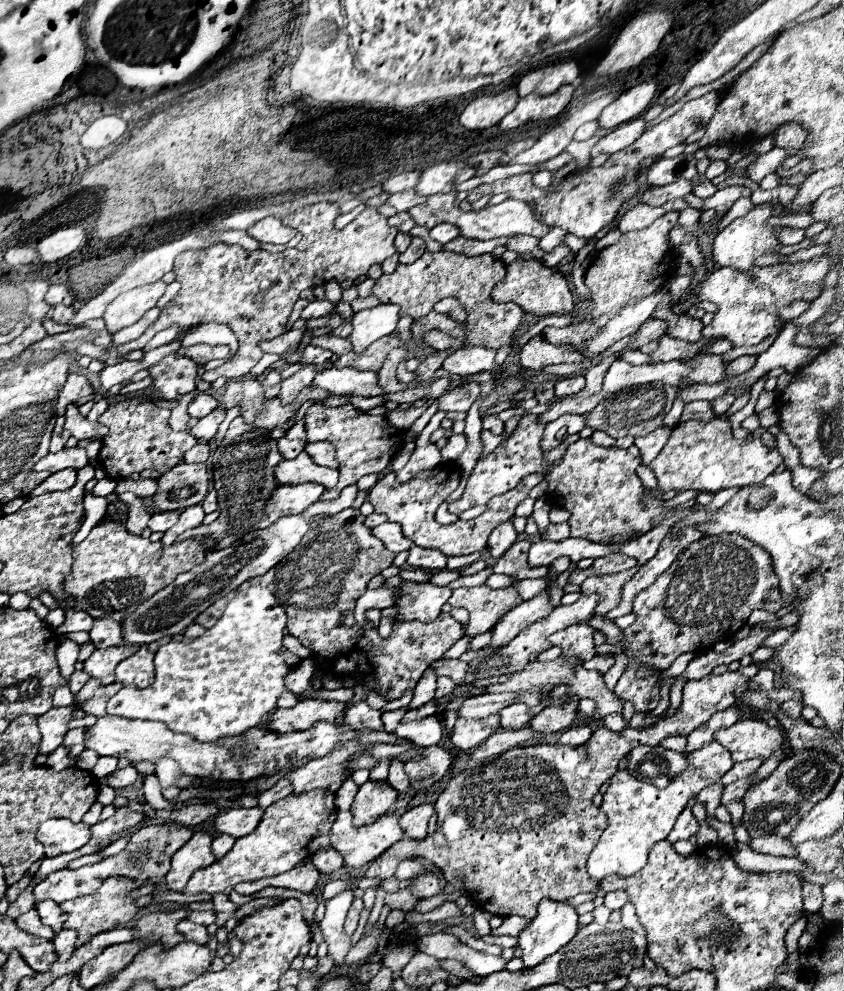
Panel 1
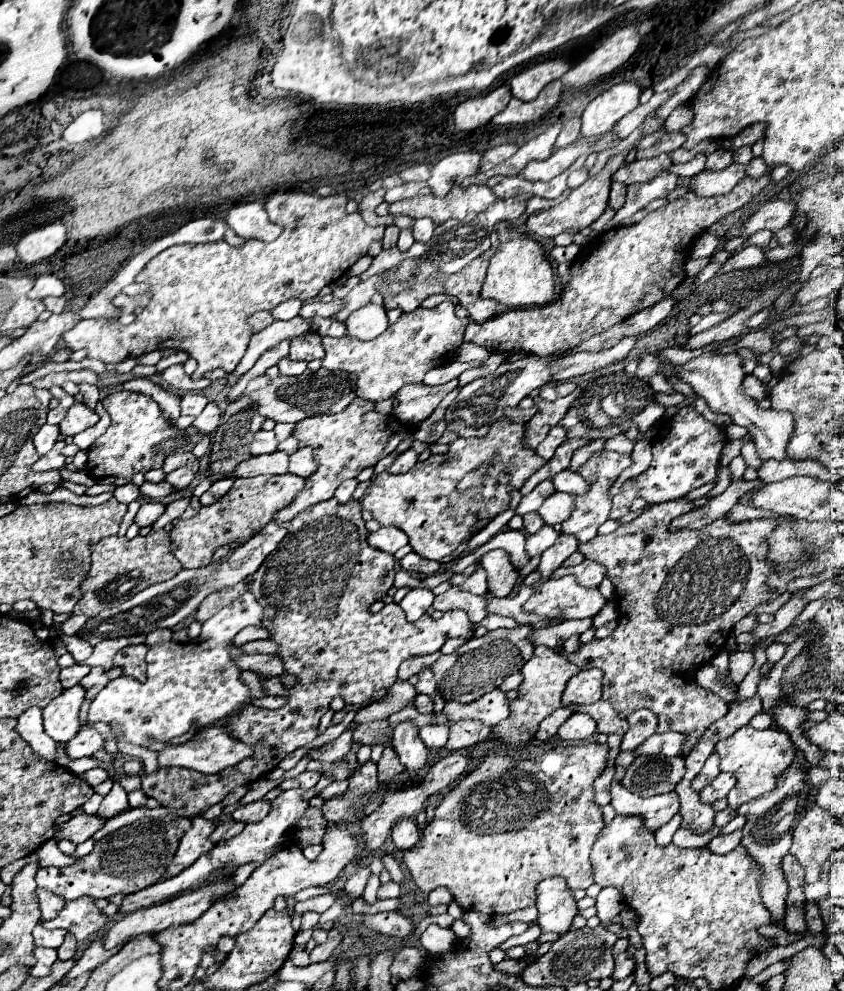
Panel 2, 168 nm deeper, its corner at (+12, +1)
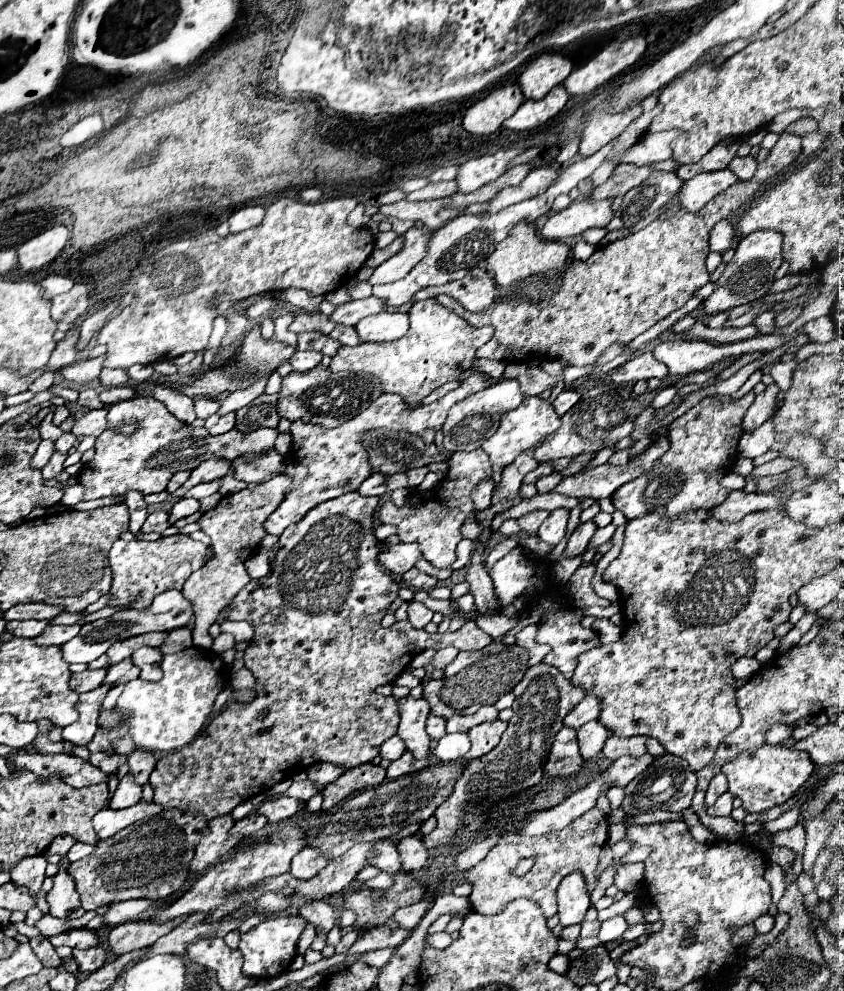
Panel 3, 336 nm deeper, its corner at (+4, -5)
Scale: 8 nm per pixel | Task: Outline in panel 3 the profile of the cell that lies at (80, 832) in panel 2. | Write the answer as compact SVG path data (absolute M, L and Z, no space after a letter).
M136 803L128 809L120 809L120 811L112 811L112 809L104 809L104 811L98 811L94 817L92 817L92 825L94 825L94 831L100 839L106 839L106 837L112 837L116 835L118 831L122 831L124 827L136 823L138 819L142 817L152 817L152 815L158 815L162 813L162 807L156 805L156 803Z

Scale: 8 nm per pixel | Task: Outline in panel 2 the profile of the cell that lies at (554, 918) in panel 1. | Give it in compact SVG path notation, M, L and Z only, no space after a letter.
M562 877L544 879L536 889L538 925L542 931L566 933L574 915L578 913L576 899Z

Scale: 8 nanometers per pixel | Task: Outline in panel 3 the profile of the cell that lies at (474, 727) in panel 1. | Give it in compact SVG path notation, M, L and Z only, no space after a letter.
M490 721L490 723L482 723L482 725L472 727L468 731L472 747L464 757L470 761L470 759L476 759L476 757L492 751L492 747L496 747L496 743L500 741L504 729L506 729L504 721Z

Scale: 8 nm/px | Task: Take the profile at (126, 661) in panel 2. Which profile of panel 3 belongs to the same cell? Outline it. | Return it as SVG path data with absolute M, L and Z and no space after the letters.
M140 647L132 653L132 661L140 667L140 679L144 681L158 681L162 677L162 653L154 647Z

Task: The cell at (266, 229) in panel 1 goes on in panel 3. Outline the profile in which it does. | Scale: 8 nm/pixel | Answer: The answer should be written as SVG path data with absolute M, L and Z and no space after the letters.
M248 205L248 207L242 207L240 211L236 211L228 219L228 223L230 223L232 233L240 233L240 231L246 231L250 227L260 225L262 219L264 219L264 209L260 205Z

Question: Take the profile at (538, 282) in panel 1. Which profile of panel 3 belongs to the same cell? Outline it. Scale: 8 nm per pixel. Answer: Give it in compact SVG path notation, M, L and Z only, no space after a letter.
M520 221L518 225L512 227L508 237L496 245L496 251L486 259L486 263L488 263L488 271L494 275L494 281L500 287L514 287L518 281L528 277L544 277L548 281L556 281L568 259L568 251L570 249L566 243L538 239L534 223Z

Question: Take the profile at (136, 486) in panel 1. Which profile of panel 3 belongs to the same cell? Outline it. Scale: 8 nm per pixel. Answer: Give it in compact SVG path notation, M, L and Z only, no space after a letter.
M214 481L214 483L206 483L206 485L196 485L196 487L192 487L184 497L202 499L202 497L208 497L208 495L216 493L216 491L218 491L218 487L220 487L220 483L218 483L218 481Z

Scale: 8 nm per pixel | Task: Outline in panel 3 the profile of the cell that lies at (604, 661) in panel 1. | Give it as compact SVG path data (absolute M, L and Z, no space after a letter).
M586 695L580 705L576 705L576 709L572 709L572 713L568 713L568 717L564 719L564 725L572 727L572 729L580 729L586 721L594 721L600 715L600 699Z

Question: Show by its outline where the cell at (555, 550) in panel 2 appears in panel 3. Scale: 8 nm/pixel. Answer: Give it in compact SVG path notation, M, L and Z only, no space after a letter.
M592 521L578 525L576 531L574 531L574 533L570 535L570 539L568 539L568 545L566 545L566 549L564 549L564 555L566 555L566 557L582 555L582 553L586 551L588 543L590 543L594 531L596 531L596 525L594 525Z

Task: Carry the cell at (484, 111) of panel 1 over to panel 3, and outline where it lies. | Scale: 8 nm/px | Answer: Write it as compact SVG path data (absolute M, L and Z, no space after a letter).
M518 85L496 87L466 111L462 127L472 135L490 135L516 113L522 101L524 95Z

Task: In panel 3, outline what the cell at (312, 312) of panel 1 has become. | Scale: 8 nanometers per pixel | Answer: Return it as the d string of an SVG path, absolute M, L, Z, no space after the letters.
M368 297L368 299L338 305L336 311L330 315L330 321L342 323L342 325L356 325L360 319L380 311L384 311L384 301L378 297Z

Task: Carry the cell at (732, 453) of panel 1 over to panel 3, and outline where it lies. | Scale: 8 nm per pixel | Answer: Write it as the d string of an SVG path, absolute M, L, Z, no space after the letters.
M746 393L740 401L722 403L716 397L702 399L688 413L670 425L670 449L664 453L652 473L640 475L616 489L612 503L626 519L636 519L646 513L662 513L674 517L686 509L714 509L720 505L730 489L720 487L720 479L730 471L732 460L738 457L738 442L742 435L742 417L754 401L754 393Z

